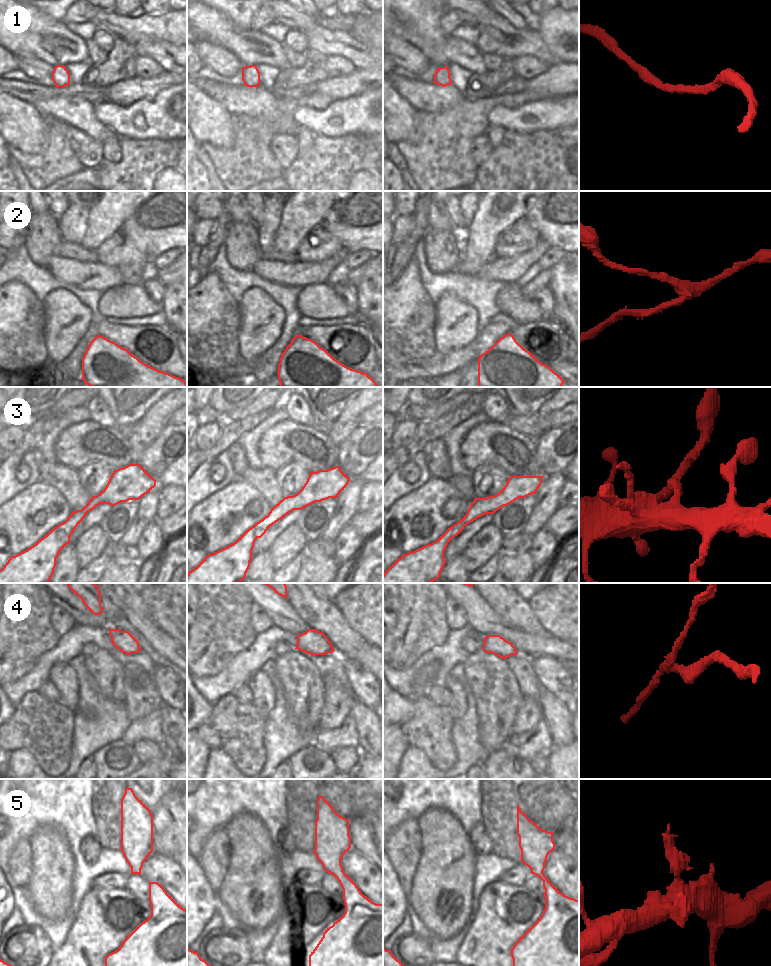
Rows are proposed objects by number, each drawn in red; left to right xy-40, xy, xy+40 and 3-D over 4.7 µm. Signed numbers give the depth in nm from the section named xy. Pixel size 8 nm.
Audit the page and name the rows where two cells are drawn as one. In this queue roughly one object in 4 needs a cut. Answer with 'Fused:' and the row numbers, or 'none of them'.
Fused: 2, 4

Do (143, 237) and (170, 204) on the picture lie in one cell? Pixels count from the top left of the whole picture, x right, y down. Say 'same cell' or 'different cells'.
same cell

